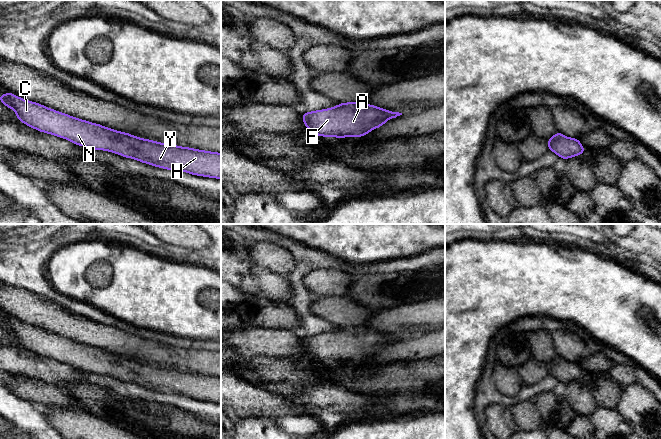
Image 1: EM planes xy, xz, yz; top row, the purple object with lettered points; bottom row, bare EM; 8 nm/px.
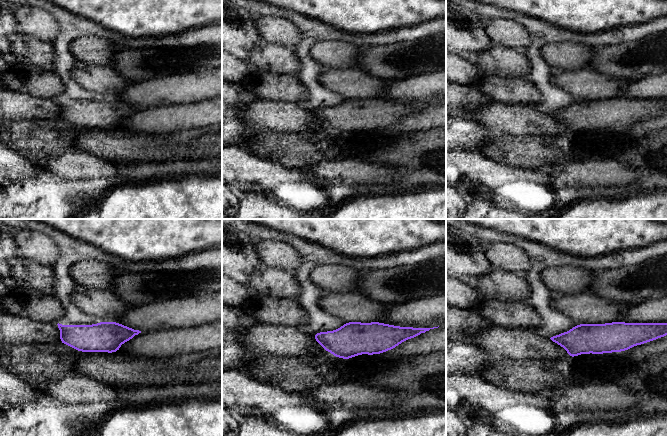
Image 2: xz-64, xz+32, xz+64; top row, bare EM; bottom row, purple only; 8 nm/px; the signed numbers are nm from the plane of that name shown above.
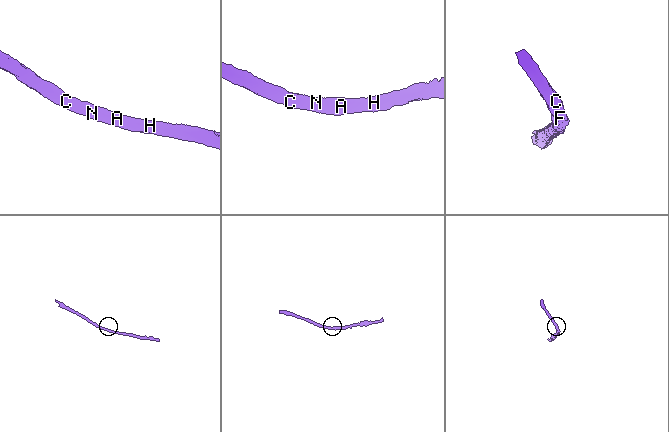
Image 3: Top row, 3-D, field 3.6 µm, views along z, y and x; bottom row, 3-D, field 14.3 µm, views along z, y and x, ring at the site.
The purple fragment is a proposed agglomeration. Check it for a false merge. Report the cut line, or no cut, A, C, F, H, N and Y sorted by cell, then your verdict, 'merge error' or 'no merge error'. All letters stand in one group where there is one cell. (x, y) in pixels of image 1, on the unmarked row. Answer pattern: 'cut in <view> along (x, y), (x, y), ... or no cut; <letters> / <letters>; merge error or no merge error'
no cut; A C F H N Y; no merge error

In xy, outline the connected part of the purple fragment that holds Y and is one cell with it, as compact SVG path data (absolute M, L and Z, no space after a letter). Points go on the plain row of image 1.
M11 316L1 319L0 325L7 333L12 332L15 335L18 345L39 356L66 363L77 370L112 376L122 381L131 382L166 394L183 395L191 399L221 403L221 377L219 376L143 363L127 356L117 355L97 347L78 343L42 328L22 323Z

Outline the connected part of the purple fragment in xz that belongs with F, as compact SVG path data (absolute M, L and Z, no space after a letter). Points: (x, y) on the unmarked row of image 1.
M361 326L339 327L335 331L301 337L303 347L315 360L357 362L402 339Z

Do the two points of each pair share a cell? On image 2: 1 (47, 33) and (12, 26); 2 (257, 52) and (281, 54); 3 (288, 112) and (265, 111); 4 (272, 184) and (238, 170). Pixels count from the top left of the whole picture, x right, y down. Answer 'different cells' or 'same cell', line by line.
1: different cells
2: same cell
3: same cell
4: same cell

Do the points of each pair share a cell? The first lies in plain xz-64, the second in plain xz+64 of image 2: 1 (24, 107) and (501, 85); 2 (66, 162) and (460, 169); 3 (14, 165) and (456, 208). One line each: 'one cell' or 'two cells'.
1: two cells
2: two cells
3: two cells

